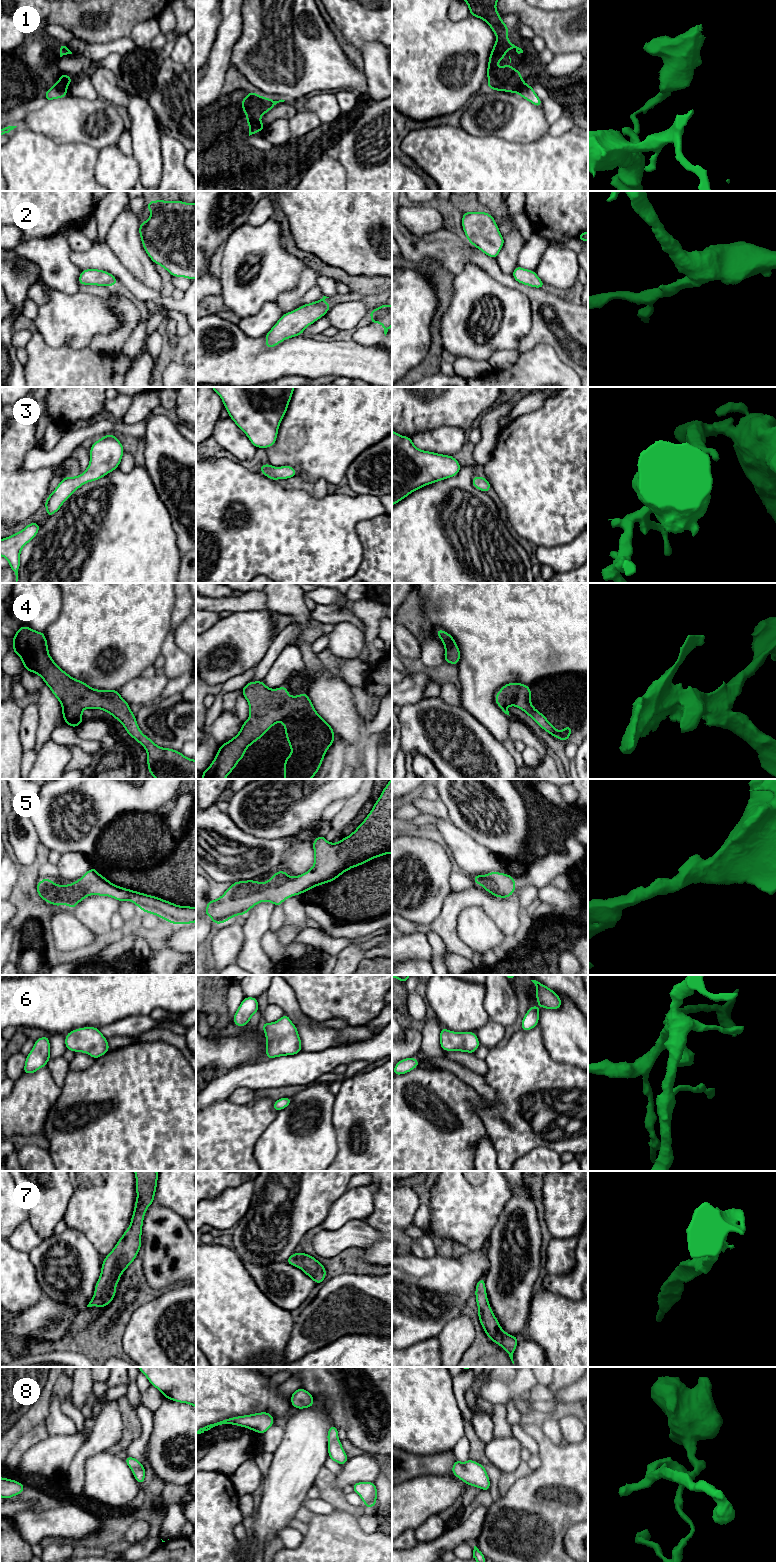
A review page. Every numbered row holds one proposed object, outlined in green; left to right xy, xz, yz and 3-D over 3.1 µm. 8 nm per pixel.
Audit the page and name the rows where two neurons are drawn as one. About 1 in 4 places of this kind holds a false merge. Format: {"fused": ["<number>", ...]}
{"fused": ["1"]}

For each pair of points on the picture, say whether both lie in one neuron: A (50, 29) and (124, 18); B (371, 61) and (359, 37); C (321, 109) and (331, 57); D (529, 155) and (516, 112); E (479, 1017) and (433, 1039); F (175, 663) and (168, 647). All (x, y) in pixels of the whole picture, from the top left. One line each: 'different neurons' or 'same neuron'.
A: different neurons
B: different neurons
C: different neurons
D: different neurons
E: different neurons
F: same neuron

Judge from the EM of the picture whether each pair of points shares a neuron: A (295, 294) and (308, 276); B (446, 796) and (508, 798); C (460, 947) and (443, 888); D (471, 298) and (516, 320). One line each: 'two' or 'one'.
A: one
B: one
C: two
D: one

